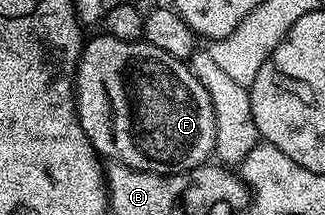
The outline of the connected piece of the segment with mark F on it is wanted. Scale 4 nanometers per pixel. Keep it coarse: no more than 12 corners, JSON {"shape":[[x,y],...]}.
{"shape":[[86,39],[75,95],[106,161],[174,176],[214,155],[186,61]]}

